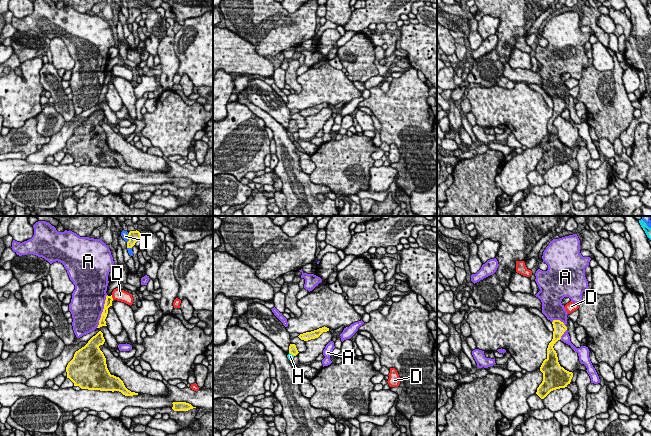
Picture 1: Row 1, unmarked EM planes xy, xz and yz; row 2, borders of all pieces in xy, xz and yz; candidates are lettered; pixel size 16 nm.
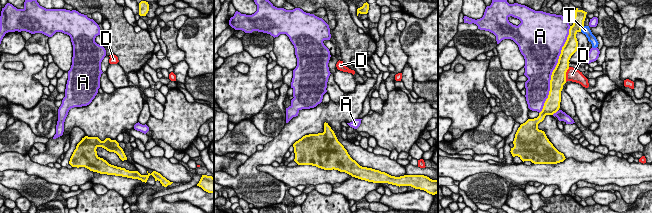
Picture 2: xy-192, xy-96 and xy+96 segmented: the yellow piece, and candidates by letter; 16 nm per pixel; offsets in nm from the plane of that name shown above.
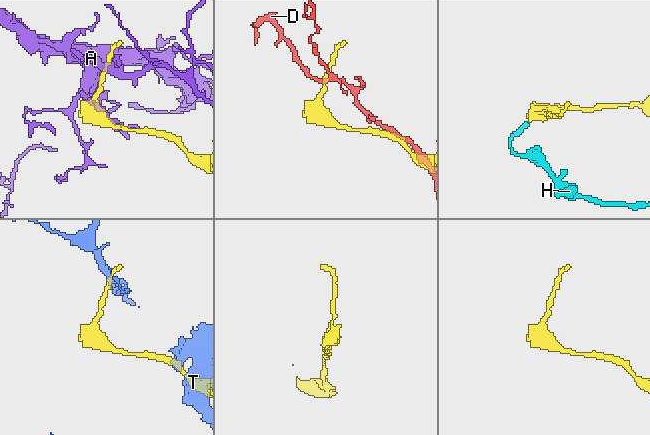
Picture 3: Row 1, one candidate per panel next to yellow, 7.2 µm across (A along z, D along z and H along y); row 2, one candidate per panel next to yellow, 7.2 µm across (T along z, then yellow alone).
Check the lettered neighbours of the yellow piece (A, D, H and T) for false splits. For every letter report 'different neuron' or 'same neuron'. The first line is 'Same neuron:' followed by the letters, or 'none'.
Same neuron: H
A: different neuron
D: different neuron
H: same neuron
T: different neuron

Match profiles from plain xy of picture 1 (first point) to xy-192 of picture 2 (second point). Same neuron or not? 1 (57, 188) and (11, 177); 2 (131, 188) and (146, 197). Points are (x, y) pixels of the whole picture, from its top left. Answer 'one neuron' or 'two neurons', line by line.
1: one neuron
2: two neurons

